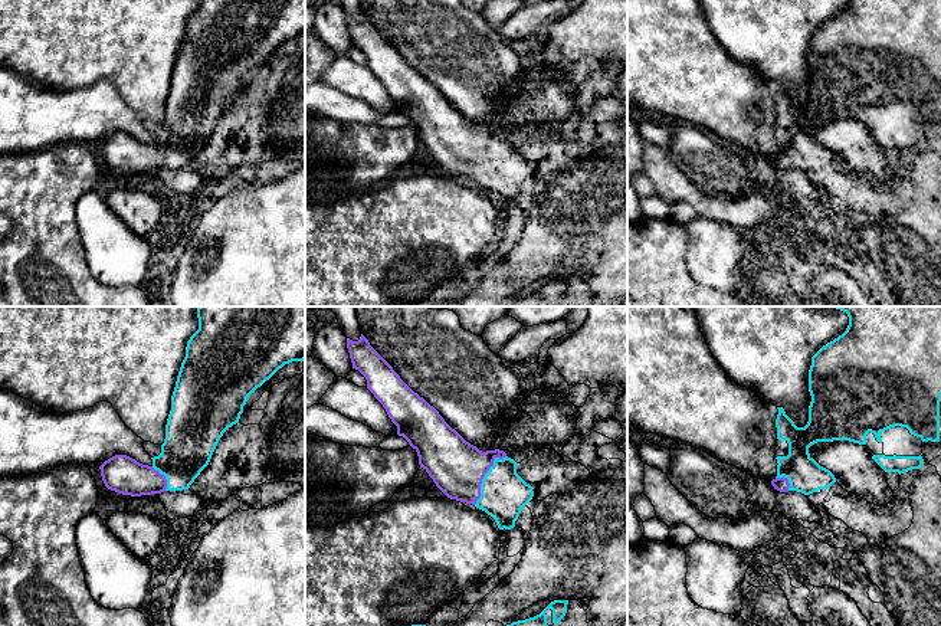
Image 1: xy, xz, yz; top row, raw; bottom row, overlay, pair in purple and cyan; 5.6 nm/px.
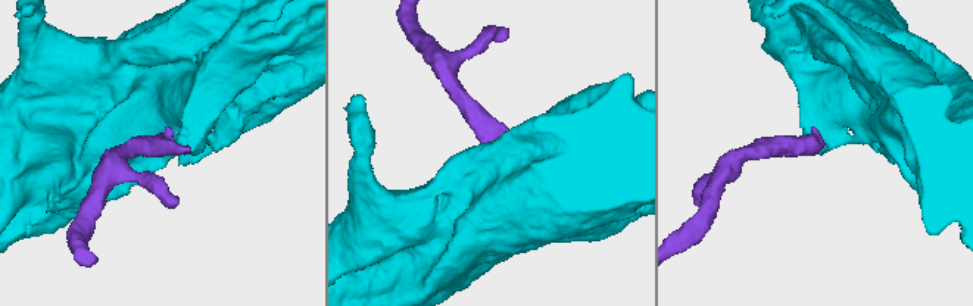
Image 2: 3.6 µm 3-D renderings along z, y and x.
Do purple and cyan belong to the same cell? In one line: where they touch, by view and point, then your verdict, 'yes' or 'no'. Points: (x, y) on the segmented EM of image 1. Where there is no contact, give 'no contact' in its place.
xz (484, 475) | yes

